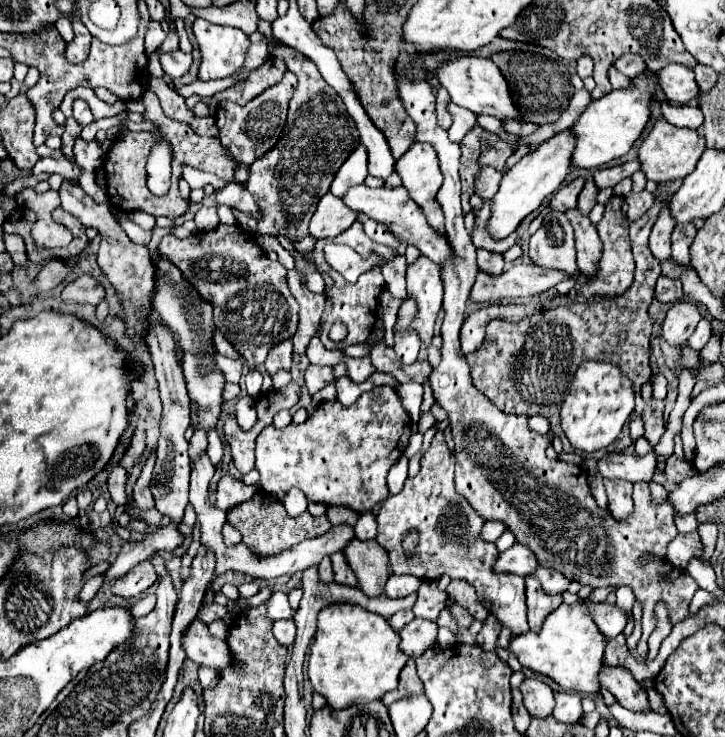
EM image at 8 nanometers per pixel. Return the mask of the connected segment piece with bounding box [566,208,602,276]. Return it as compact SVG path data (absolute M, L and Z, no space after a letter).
M578 208L566 210L566 216L574 228L574 240L576 240L576 252L578 252L578 268L584 276L592 276L596 272L598 260L600 260L600 238L596 226L590 222L588 216L582 216Z

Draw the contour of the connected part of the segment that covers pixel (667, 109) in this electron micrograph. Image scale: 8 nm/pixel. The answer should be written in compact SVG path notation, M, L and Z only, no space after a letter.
M662 102L662 112L674 126L688 126L696 130L702 124L702 112L698 106L670 106L668 102Z

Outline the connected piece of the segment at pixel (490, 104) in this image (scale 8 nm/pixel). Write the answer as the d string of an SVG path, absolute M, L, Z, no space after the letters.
M480 56L452 58L452 60L438 64L436 74L438 74L440 84L448 90L454 104L468 108L470 112L476 112L476 114L496 116L500 120L516 118L516 108L512 106L508 82L504 80L502 72L498 70L498 66L490 58L480 58Z

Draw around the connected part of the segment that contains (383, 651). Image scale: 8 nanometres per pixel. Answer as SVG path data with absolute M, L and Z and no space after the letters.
M332 604L318 614L308 676L314 690L328 700L328 706L338 710L382 698L388 690L394 690L398 674L408 660L410 656L400 652L400 634L392 630L384 616L356 604Z

